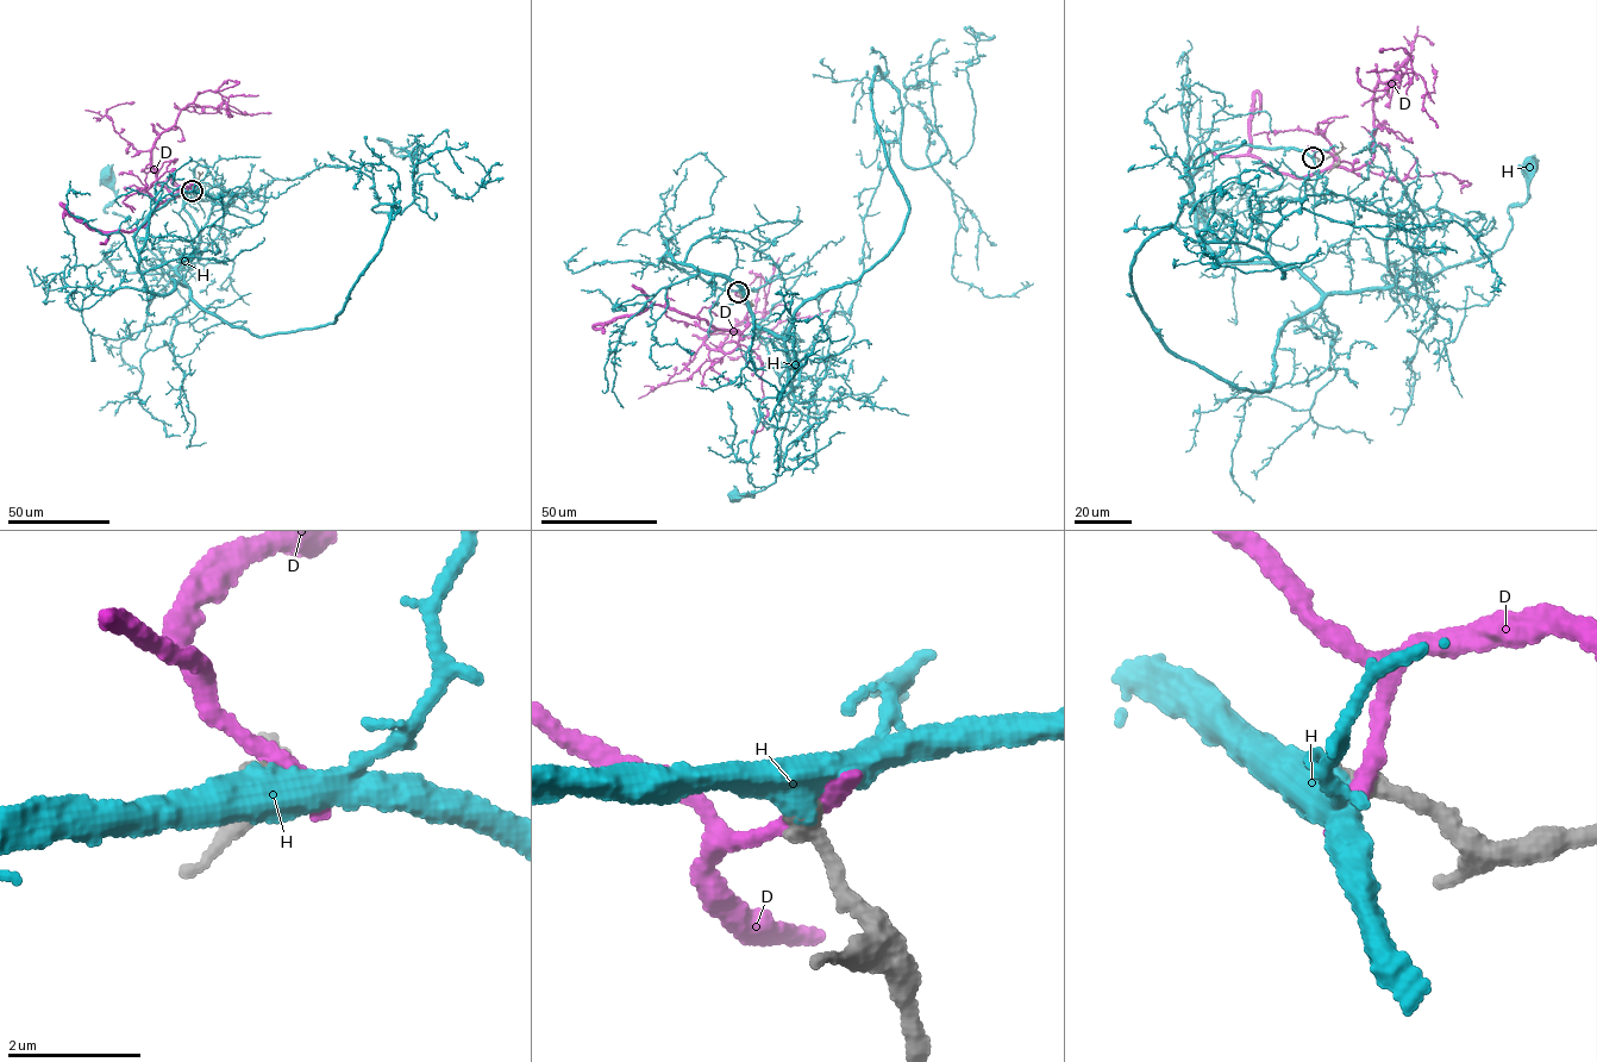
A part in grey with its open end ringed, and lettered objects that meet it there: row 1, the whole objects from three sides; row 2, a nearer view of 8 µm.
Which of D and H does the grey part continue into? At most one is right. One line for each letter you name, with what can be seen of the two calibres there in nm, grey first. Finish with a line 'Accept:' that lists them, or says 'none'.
H: calibres 320 and 500 nm
Accept: H

